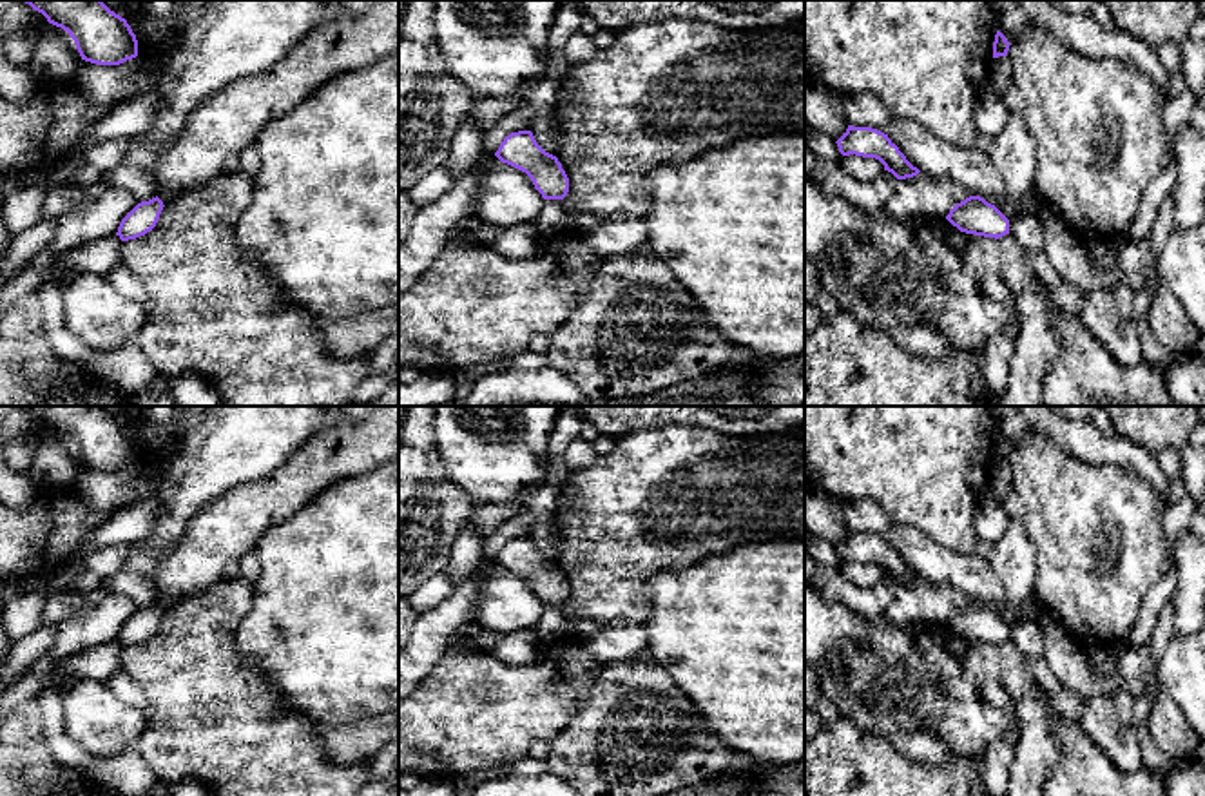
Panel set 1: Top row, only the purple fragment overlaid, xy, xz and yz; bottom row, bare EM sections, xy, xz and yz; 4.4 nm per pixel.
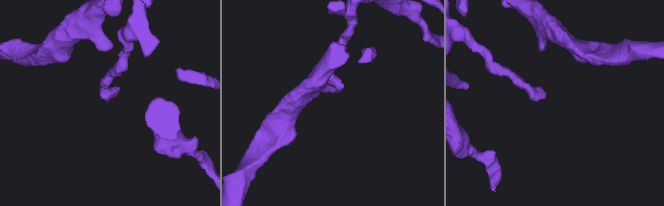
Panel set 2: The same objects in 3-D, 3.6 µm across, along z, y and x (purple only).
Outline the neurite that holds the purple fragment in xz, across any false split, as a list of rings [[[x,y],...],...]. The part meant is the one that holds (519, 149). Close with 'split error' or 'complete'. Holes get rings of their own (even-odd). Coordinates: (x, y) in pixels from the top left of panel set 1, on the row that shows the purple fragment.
[[[531,131],[511,132],[504,138],[495,156],[525,172],[544,199],[564,199],[569,178],[556,156],[545,152]]] | complete

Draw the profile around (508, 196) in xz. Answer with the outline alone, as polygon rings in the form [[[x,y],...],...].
[[[502,161],[493,163],[482,180],[473,214],[493,227],[538,223],[544,207],[542,194],[531,178]]]

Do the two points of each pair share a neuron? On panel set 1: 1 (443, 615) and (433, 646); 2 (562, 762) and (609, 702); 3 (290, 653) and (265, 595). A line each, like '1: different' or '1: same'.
1: same
2: same
3: same

